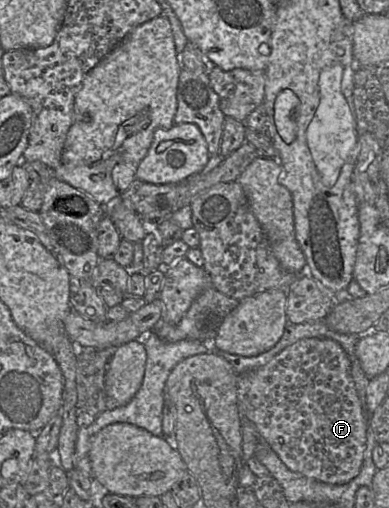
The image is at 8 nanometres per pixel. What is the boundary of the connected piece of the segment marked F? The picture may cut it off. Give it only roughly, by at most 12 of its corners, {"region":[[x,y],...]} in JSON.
{"region":[[339,343],[238,374],[237,406],[294,472],[346,484],[369,425]]}

